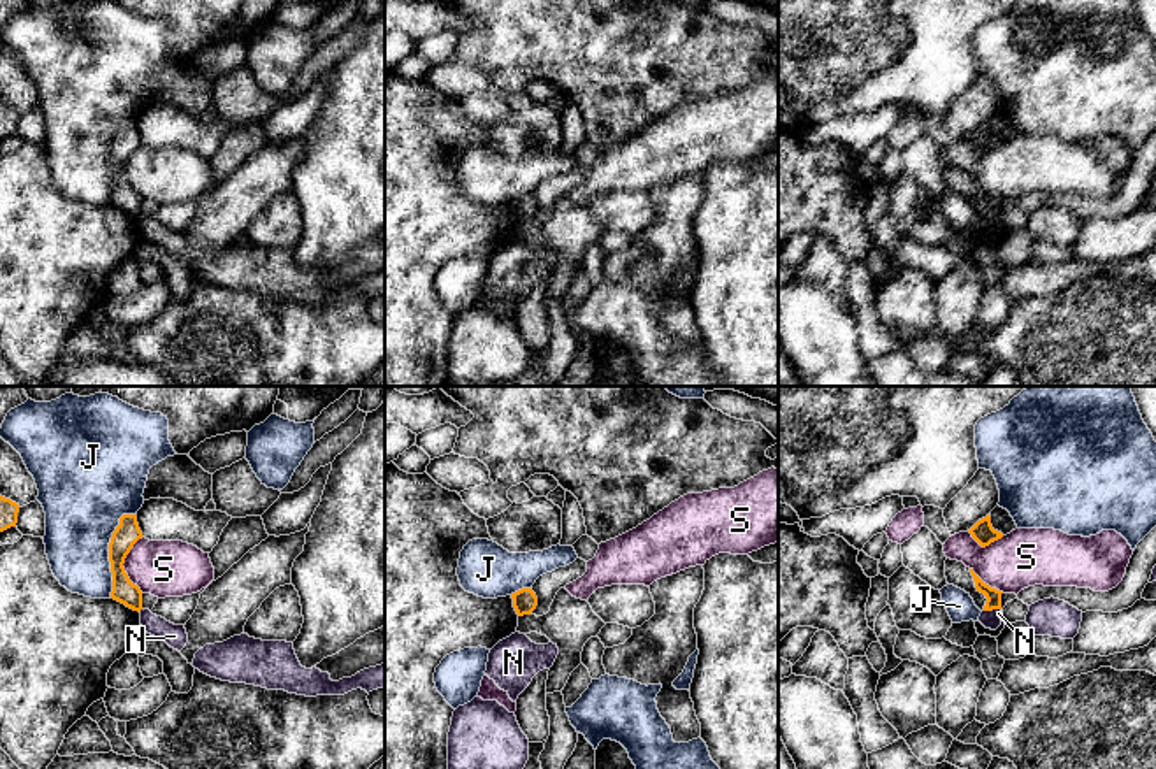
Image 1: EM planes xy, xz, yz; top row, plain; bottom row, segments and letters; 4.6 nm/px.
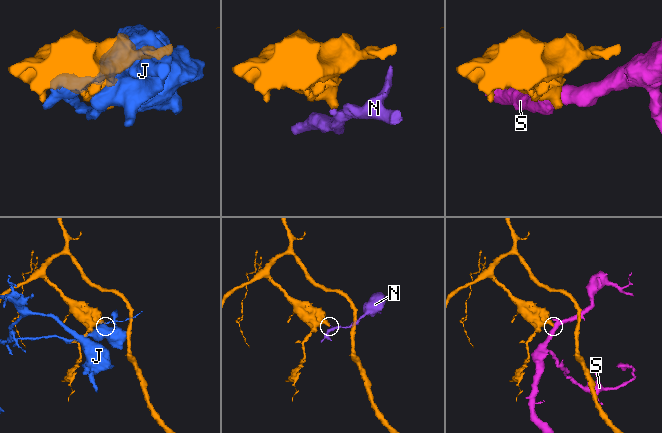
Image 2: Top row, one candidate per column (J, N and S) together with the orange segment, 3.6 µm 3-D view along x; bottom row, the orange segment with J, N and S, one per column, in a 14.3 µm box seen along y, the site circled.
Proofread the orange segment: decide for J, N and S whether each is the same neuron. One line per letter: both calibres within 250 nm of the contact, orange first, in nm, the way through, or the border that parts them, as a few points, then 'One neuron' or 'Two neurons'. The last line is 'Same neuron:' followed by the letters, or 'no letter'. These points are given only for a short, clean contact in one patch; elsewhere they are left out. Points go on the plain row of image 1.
J: Thickness 110 nm (orange) against 360 nm. Two neurons
N: Thickness 70 nm (orange) against 80 nm. Boundary: yz (1000, 215), (984, 218). Two neurons
S: Thickness 110 nm (orange) against 260 nm. Boundary: xy (139, 144), (125, 165), (123, 178), (143, 199). Two neurons
Same neuron: no letter

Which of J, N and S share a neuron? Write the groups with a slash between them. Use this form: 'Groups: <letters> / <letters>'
Groups: J / N / S

